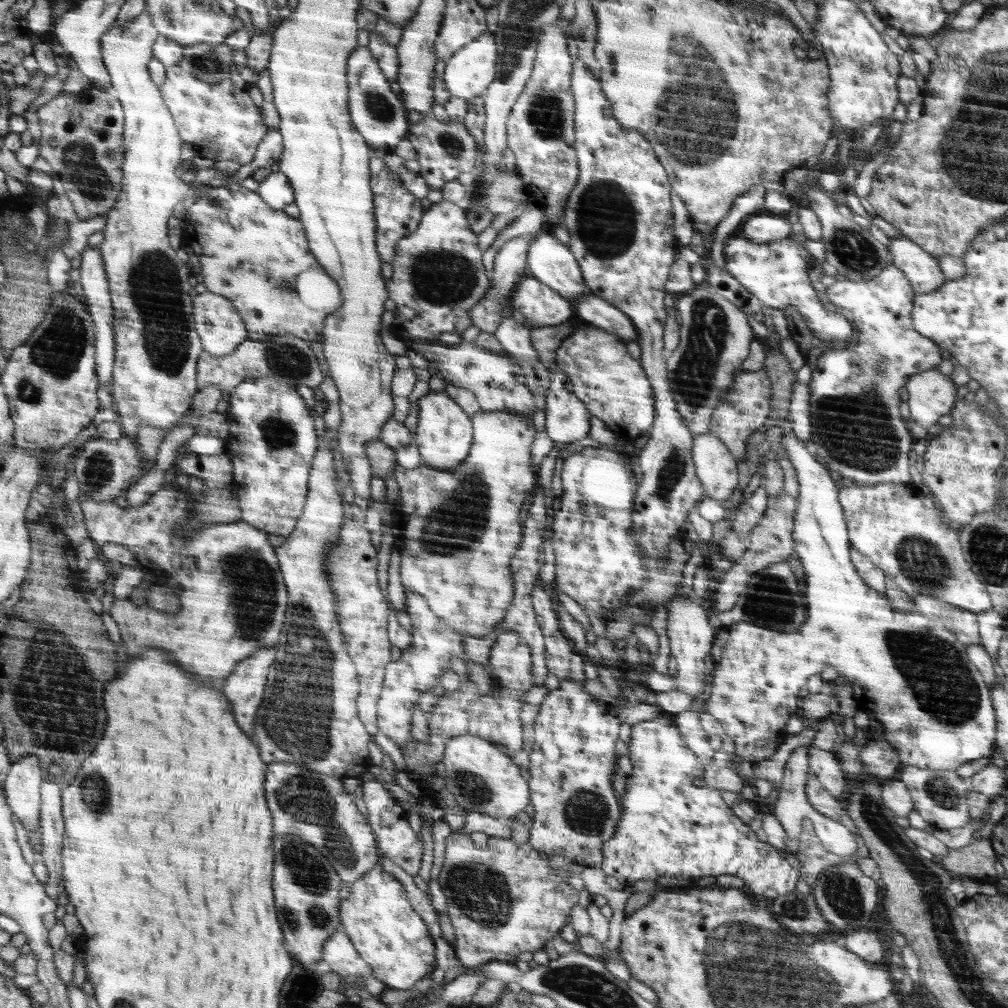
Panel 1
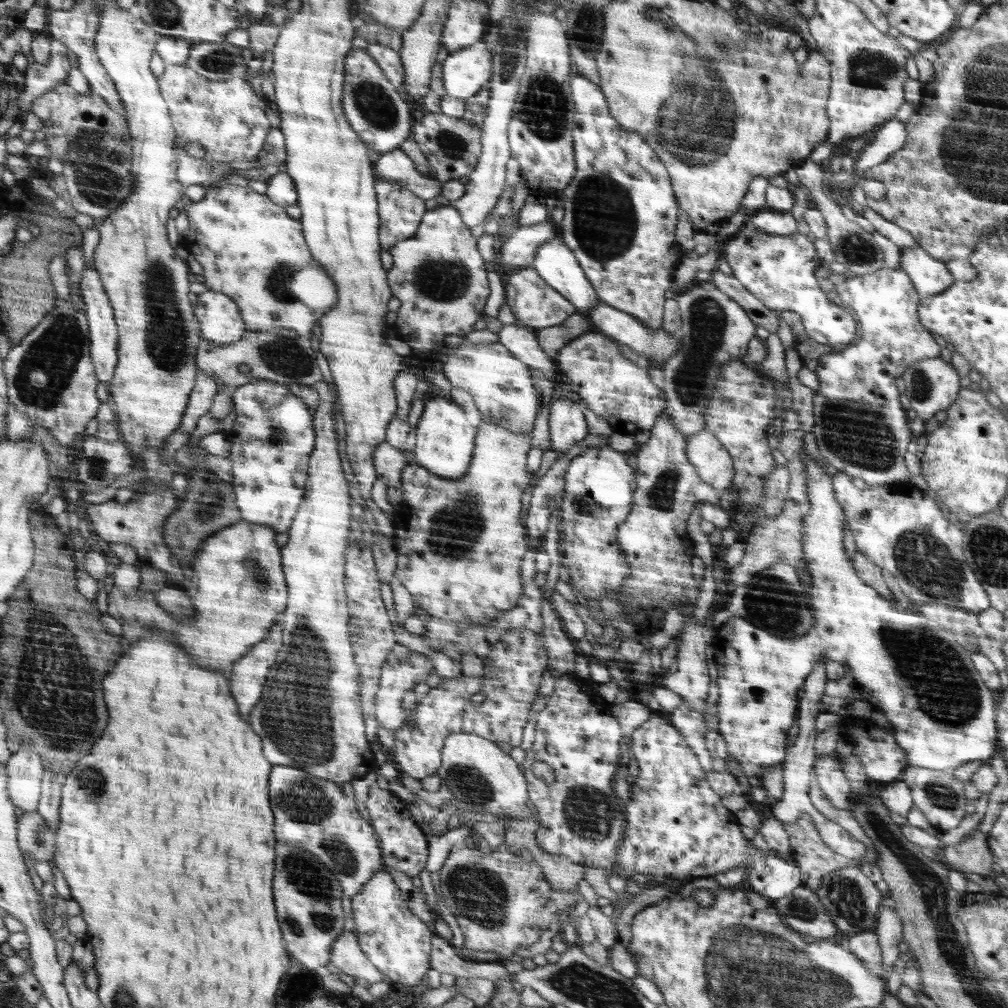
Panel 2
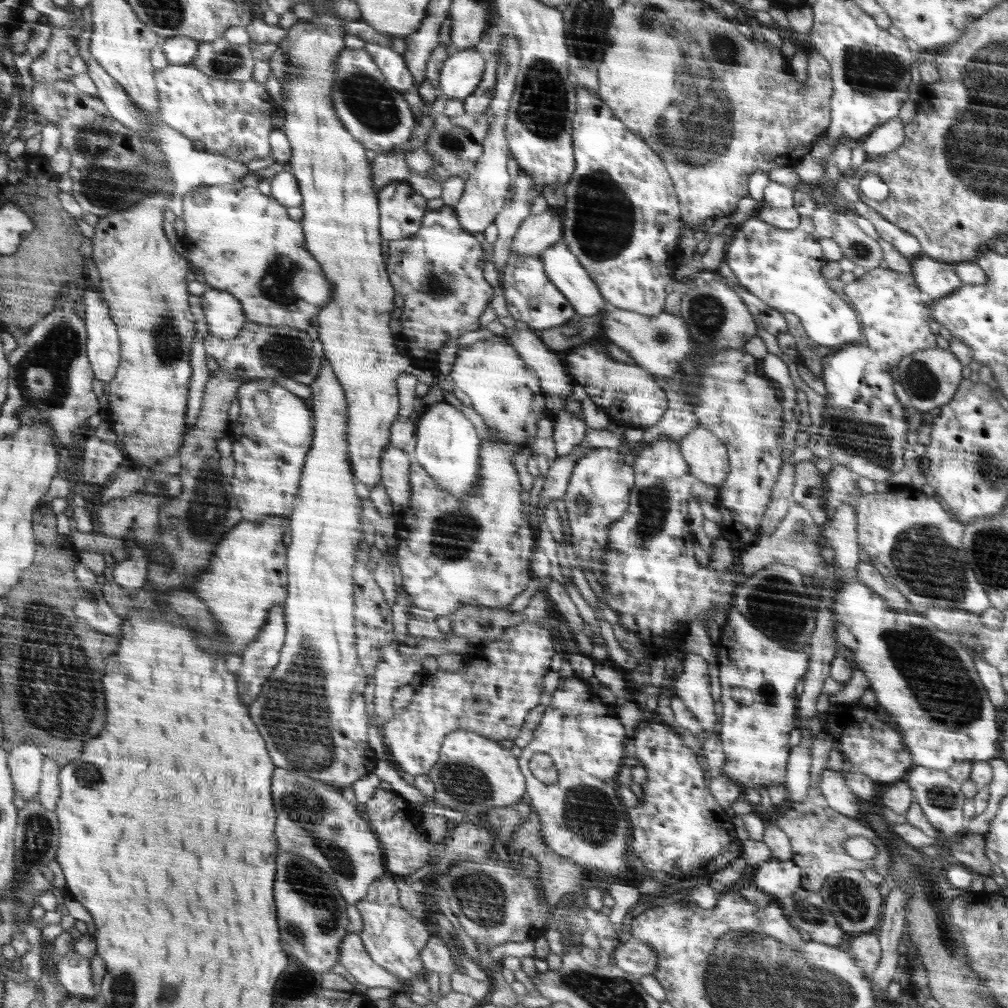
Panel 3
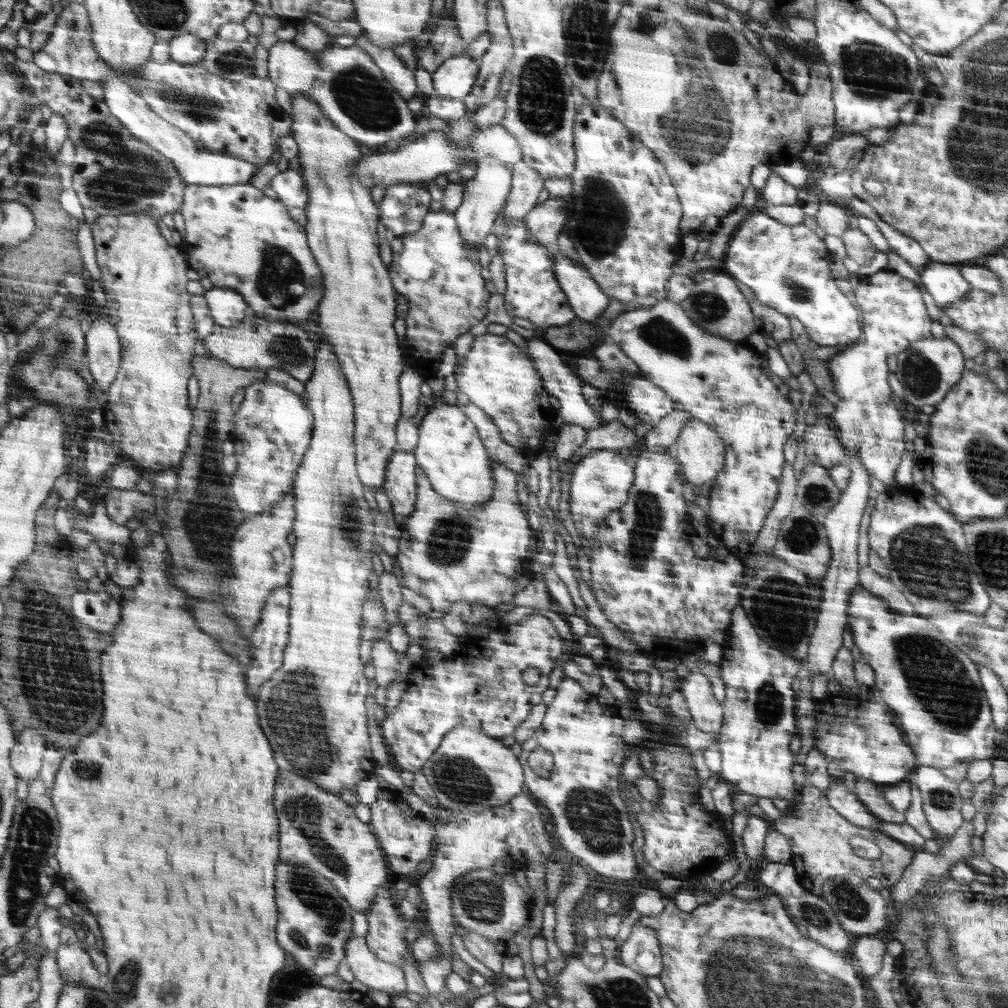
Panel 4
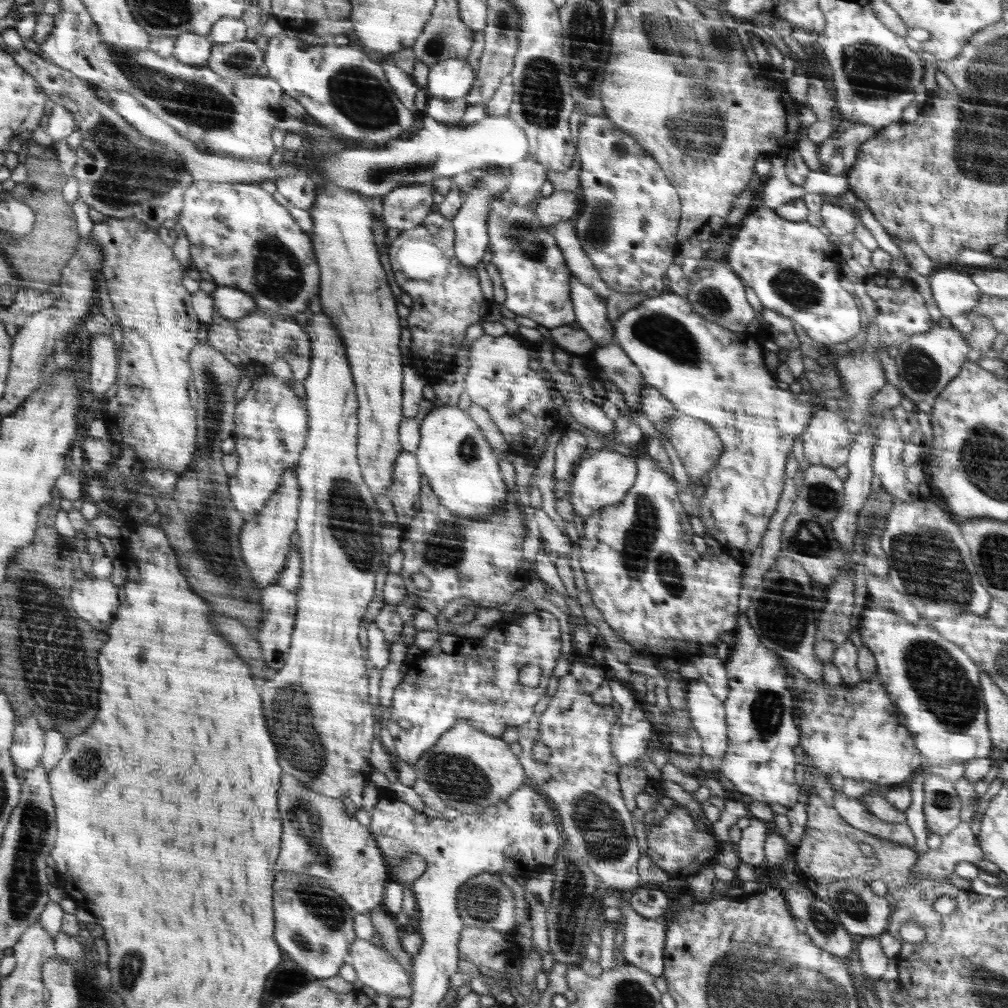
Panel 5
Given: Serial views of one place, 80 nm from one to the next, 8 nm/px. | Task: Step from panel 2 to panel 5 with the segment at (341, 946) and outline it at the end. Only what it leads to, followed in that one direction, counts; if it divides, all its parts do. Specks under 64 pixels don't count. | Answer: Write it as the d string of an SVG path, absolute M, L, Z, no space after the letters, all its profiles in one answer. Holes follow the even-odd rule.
M357 938L346 962L356 971L357 979L376 993L411 998L413 992L406 970L386 949Z

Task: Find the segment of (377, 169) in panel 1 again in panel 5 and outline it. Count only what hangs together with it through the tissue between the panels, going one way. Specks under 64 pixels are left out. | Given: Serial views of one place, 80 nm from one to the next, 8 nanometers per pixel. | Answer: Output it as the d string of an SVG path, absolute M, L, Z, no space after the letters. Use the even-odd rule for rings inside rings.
M431 183L400 185L382 197L383 218L388 229L416 229L428 216L436 190Z

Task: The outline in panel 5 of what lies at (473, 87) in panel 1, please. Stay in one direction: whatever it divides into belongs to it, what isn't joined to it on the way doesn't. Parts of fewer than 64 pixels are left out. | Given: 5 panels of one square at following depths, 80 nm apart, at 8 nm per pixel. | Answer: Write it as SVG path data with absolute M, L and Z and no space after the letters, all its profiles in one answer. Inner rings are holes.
M451 58L430 67L426 93L441 99L462 98L474 82L474 72L468 61Z

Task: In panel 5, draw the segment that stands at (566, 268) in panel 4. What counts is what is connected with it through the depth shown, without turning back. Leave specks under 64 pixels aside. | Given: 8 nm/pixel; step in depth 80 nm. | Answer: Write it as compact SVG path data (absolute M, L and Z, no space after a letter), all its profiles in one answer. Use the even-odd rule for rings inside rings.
M572 278L575 322L578 323L596 345L603 347L614 342L613 323L606 317L605 302L592 294L578 279Z

